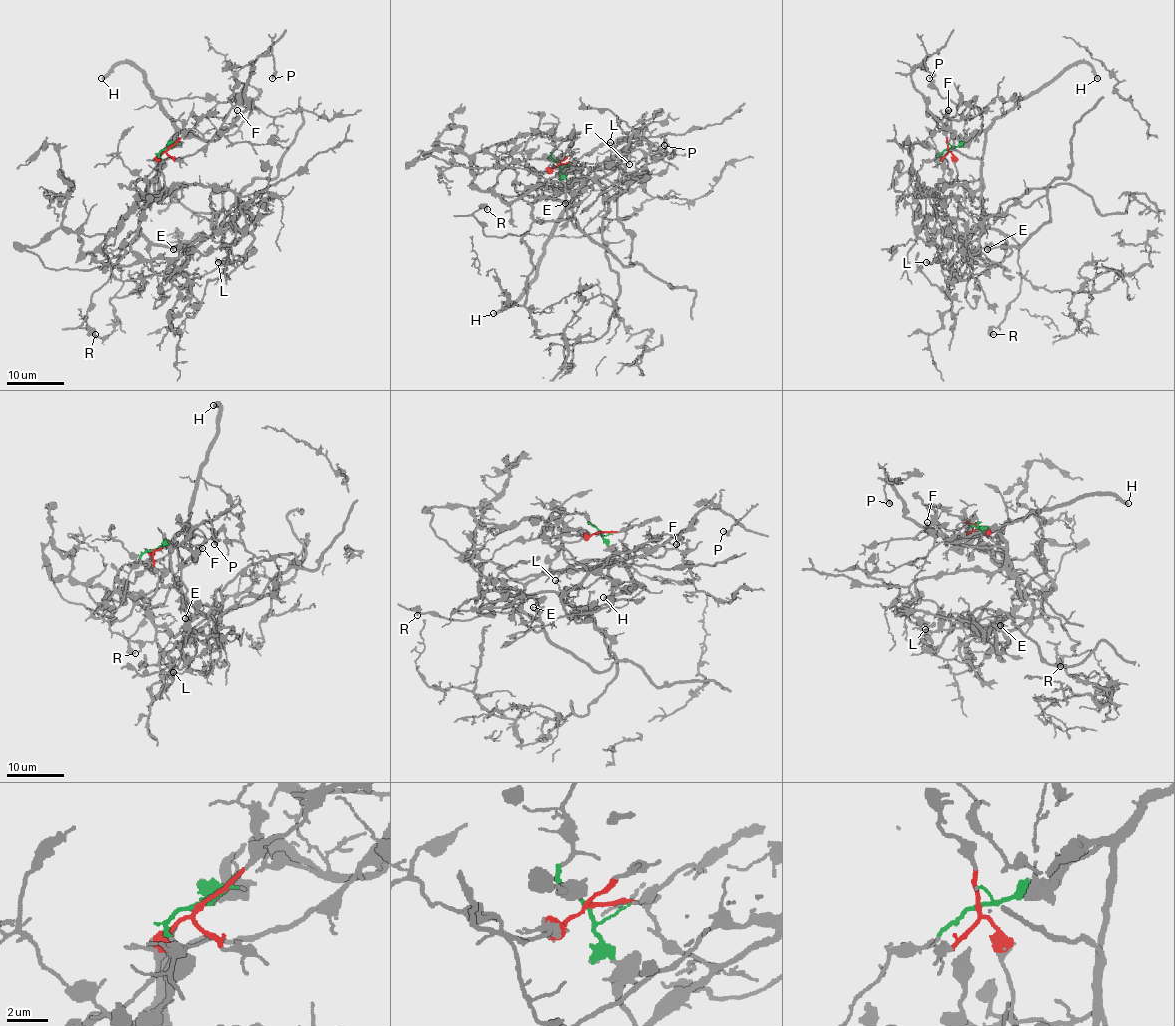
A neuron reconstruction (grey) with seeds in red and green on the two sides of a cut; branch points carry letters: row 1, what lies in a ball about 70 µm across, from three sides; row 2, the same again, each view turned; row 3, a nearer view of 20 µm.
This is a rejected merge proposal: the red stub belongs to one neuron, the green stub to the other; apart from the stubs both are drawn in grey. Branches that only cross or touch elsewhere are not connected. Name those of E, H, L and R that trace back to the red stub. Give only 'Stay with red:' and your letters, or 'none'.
Stay with red: E, L, R

